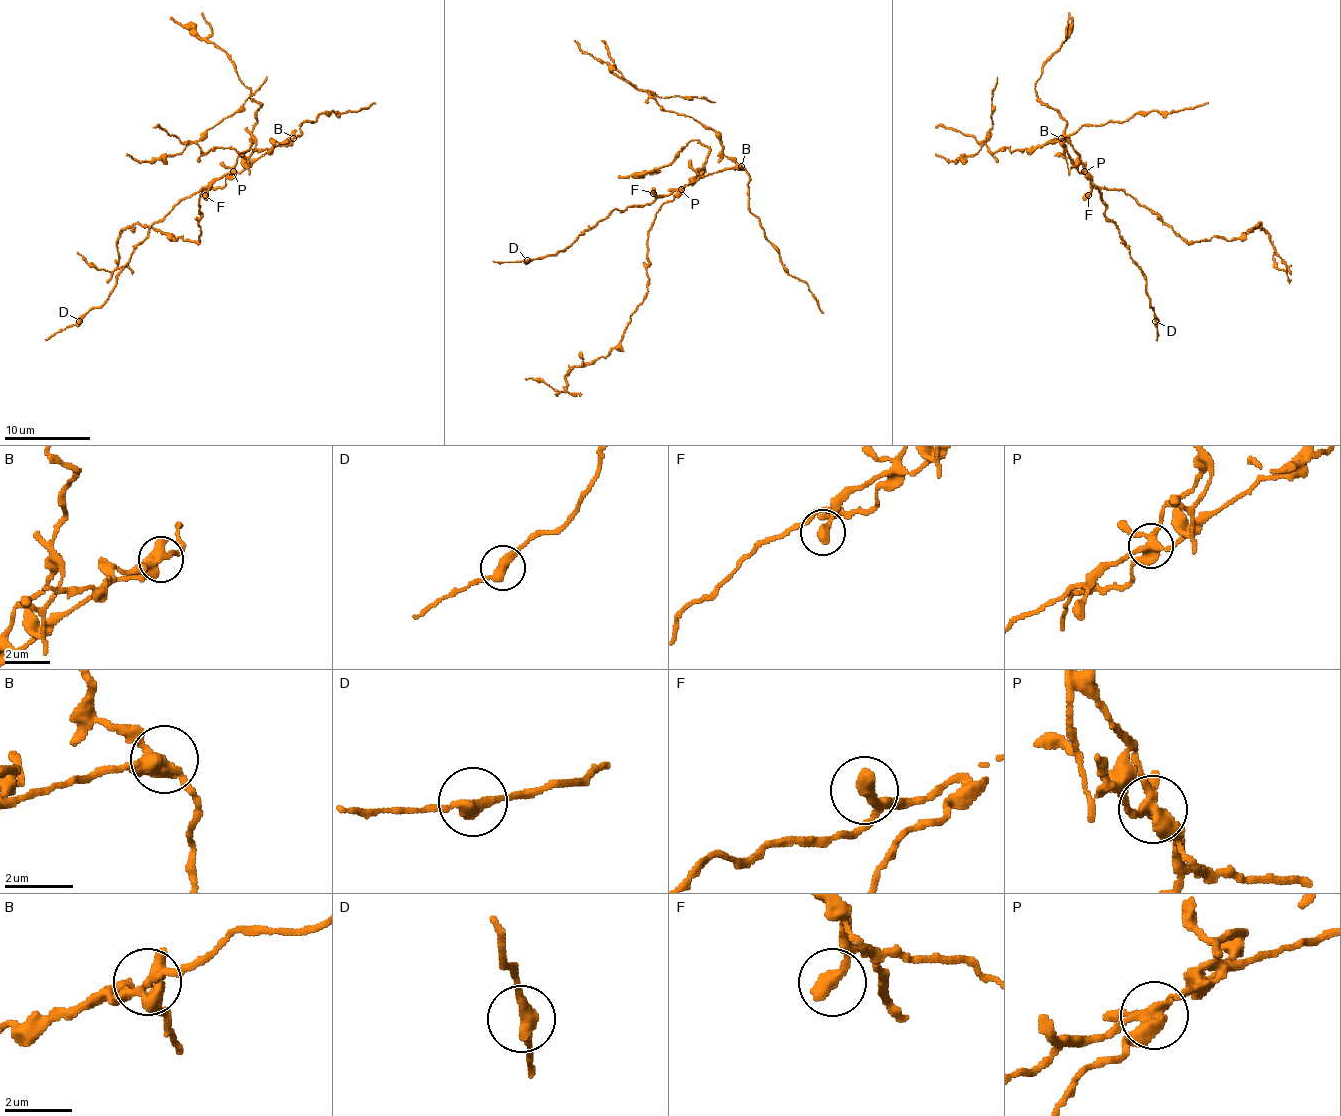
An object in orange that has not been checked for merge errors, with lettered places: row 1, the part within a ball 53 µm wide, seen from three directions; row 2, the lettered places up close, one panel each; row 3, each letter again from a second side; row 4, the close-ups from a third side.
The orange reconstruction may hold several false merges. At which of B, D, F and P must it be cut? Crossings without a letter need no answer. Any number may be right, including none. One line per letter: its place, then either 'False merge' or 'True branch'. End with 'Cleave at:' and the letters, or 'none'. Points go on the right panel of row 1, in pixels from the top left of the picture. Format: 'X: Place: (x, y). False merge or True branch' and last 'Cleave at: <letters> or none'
B: Place: (1061, 138). False merge
D: Place: (1155, 321). True branch
F: Place: (1088, 195). True branch
P: Place: (1084, 171). False merge
Cleave at: B, P

